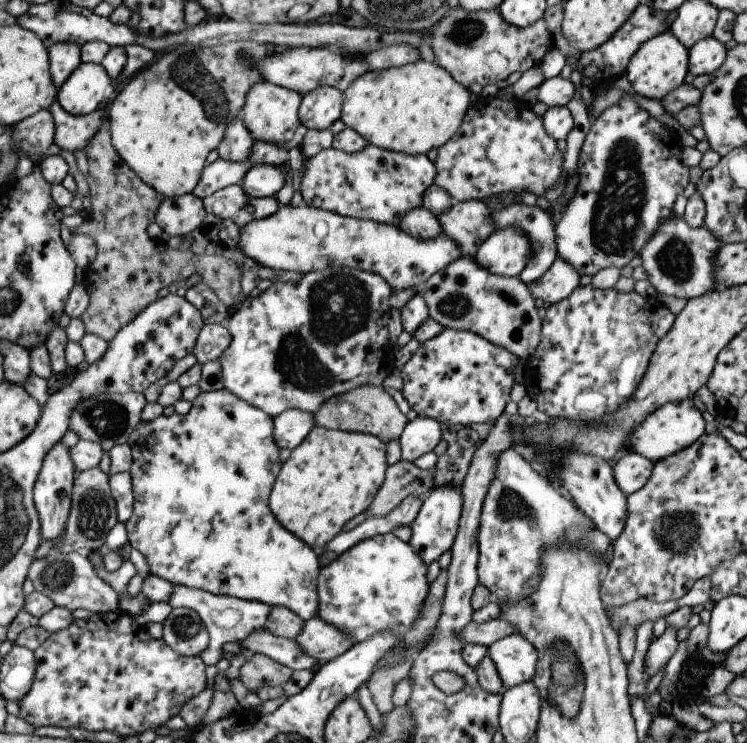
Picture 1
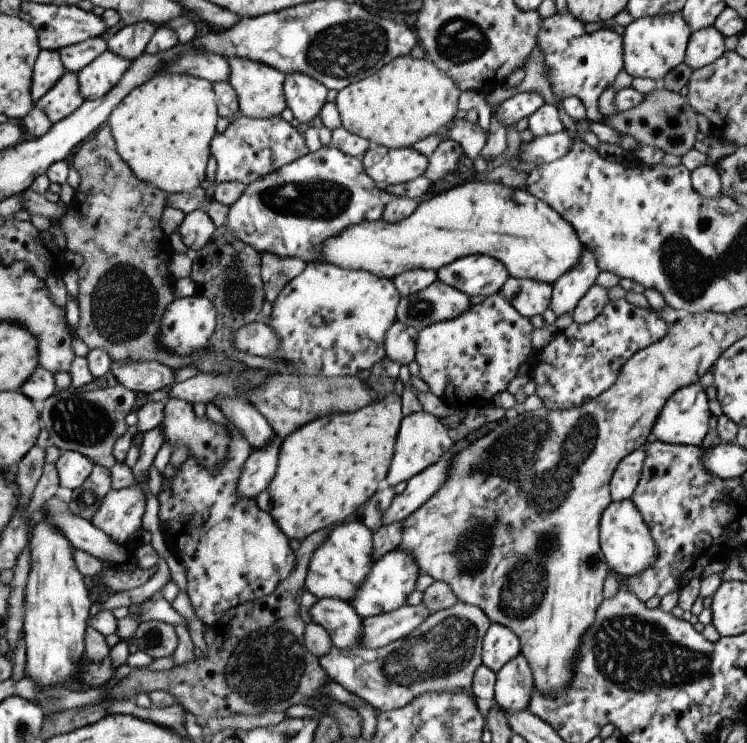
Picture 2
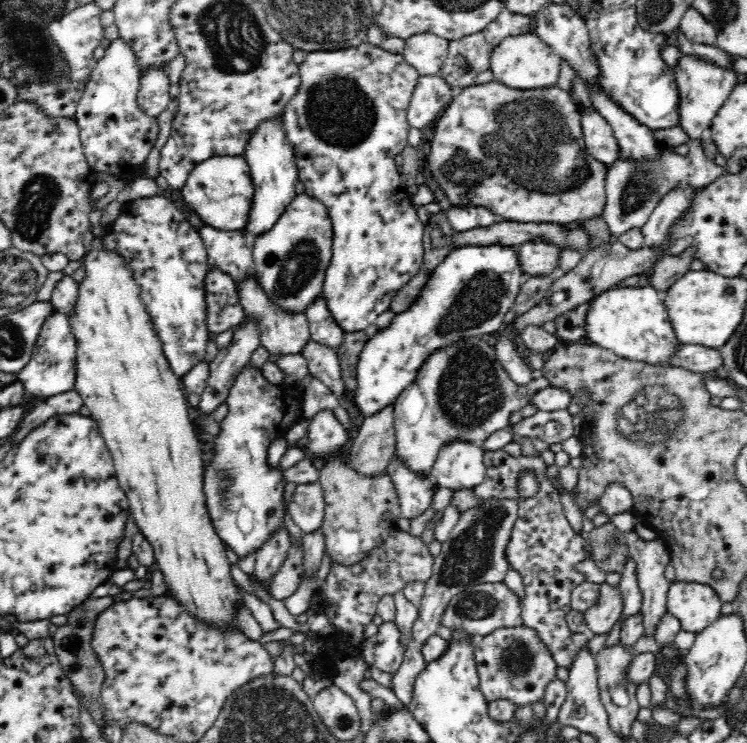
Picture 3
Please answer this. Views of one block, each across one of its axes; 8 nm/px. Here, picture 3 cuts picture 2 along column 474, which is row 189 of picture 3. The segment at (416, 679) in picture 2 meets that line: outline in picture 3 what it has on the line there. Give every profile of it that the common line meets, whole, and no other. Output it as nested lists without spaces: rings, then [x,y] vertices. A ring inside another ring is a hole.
[[[703,139],[690,142],[690,151],[686,156],[677,156],[671,149],[663,148],[662,156],[656,162],[621,159],[616,167],[608,168],[605,180],[606,206],[602,214],[608,225],[610,236],[616,240],[630,229],[642,228],[656,205],[678,184],[690,184],[702,189],[712,184],[725,173],[725,169],[704,154]]]

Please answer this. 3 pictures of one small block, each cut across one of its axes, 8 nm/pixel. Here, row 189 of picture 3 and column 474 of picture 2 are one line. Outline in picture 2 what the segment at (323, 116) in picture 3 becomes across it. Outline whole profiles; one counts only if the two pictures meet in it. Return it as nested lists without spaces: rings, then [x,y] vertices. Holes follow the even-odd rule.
[[[495,293],[453,318],[425,326],[417,333],[414,346],[414,361],[418,364],[418,378],[427,385],[427,390],[445,401],[453,398],[458,402],[475,404],[477,407],[489,403],[494,394],[505,391],[507,384],[518,375],[521,366],[529,363],[532,326],[529,319],[521,316],[504,298]]]

